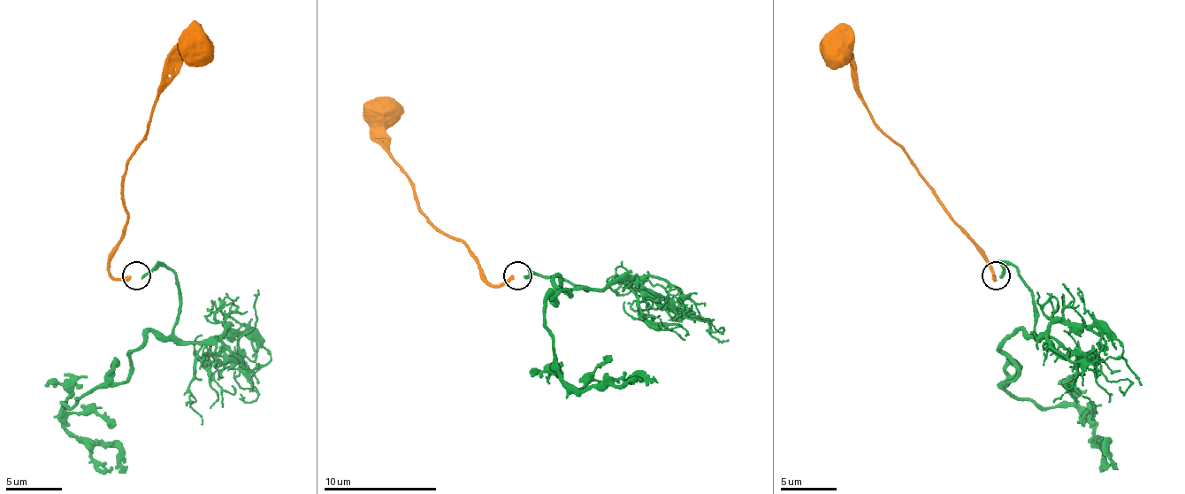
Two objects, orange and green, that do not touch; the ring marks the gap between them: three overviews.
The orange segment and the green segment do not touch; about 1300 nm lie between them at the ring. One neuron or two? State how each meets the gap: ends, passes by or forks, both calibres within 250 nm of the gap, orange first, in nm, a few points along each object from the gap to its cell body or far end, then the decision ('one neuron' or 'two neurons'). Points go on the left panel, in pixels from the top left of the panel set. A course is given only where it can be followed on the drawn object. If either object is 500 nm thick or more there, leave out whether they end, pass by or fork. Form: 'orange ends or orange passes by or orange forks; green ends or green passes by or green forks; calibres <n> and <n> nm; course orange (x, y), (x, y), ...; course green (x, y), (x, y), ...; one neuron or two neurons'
orange ends; green ends; calibres 280 and 240 nm; course orange (130, 276), (112, 276), (109, 259), (127, 221), (121, 178), (160, 86), (188, 57), (198, 57), (197, 45); course green (142, 276), (174, 274), (177, 323), (149, 331), (126, 382), (61, 405), (66, 427), (112, 443), (126, 473); one neuron

